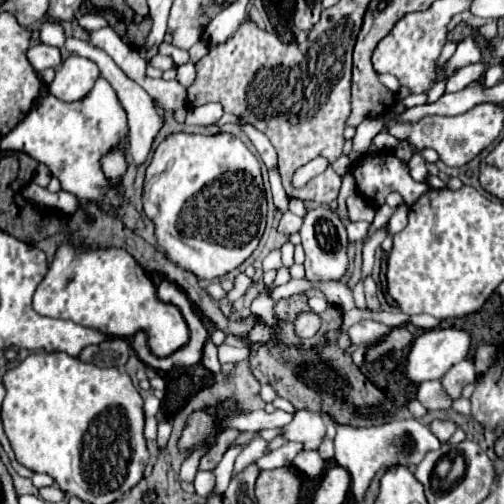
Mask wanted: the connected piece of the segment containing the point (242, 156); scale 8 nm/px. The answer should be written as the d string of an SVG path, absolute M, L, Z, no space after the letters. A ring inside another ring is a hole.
M170 133L154 151L144 175L144 213L156 225L156 239L162 251L178 267L196 273L200 279L216 279L236 269L258 245L266 225L266 197L258 159L230 133Z

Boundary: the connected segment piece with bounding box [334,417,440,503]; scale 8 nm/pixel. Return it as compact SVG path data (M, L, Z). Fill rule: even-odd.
M392 419L390 423L378 425L378 427L364 427L364 429L352 429L348 425L336 425L338 433L334 437L334 449L336 449L336 463L344 467L352 477L352 493L358 503L364 501L364 493L376 475L378 469L402 463L410 469L416 469L416 465L422 461L422 457L440 447L440 441L430 433L430 429L420 423L418 419Z

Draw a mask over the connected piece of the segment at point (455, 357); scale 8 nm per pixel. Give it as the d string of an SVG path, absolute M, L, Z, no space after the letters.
M432 329L416 339L404 363L404 377L410 383L440 379L470 349L470 335L460 329Z

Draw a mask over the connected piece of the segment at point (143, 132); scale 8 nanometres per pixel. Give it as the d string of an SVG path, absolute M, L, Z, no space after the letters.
M68 37L68 39L66 39L66 49L68 49L70 53L76 53L76 55L82 55L82 57L92 59L92 61L98 65L102 77L114 87L114 91L116 91L116 95L118 95L118 101L120 101L120 105L124 107L126 117L128 117L128 145L130 145L128 151L130 151L130 157L132 157L132 161L134 161L136 165L146 163L146 161L148 161L148 153L150 153L152 139L156 137L156 133L158 133L158 129L160 129L160 125L162 125L162 119L158 117L158 113L156 113L156 109L154 109L152 97L150 97L140 85L136 85L132 79L128 79L126 73L124 73L102 49L96 49L96 47L92 47L90 43L80 41L80 39L76 39L76 37Z

